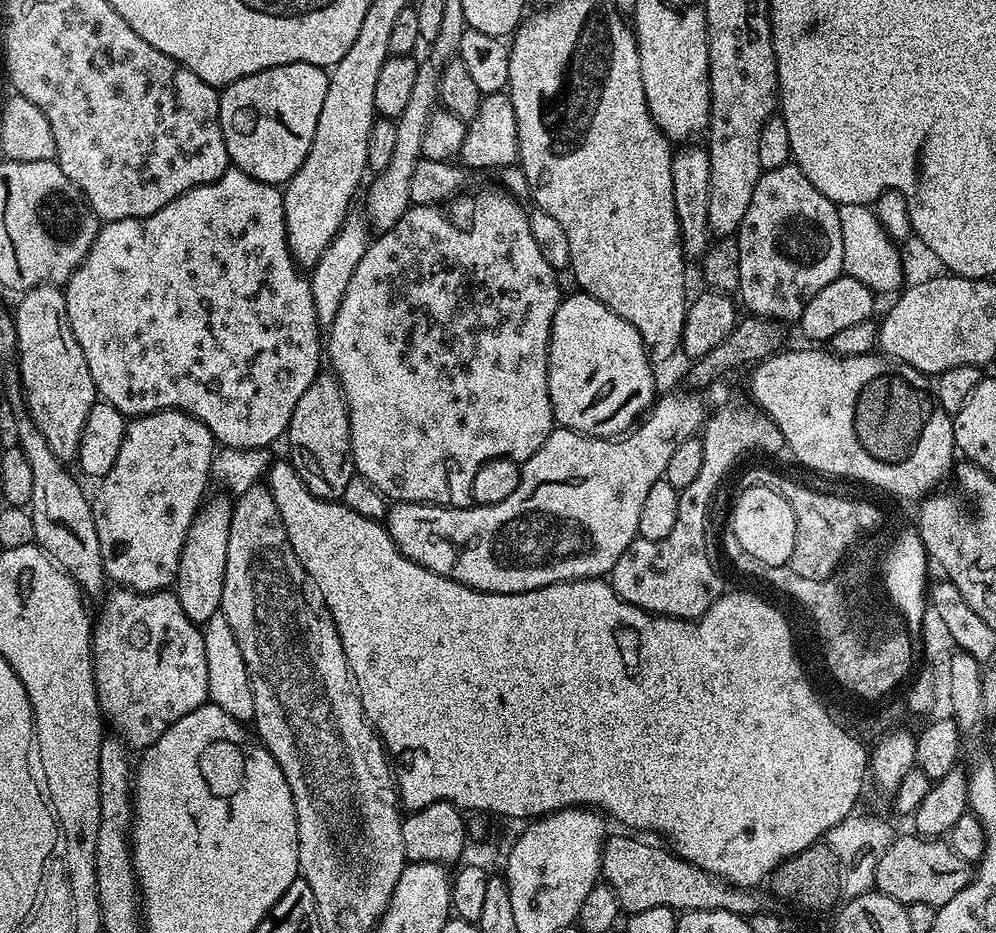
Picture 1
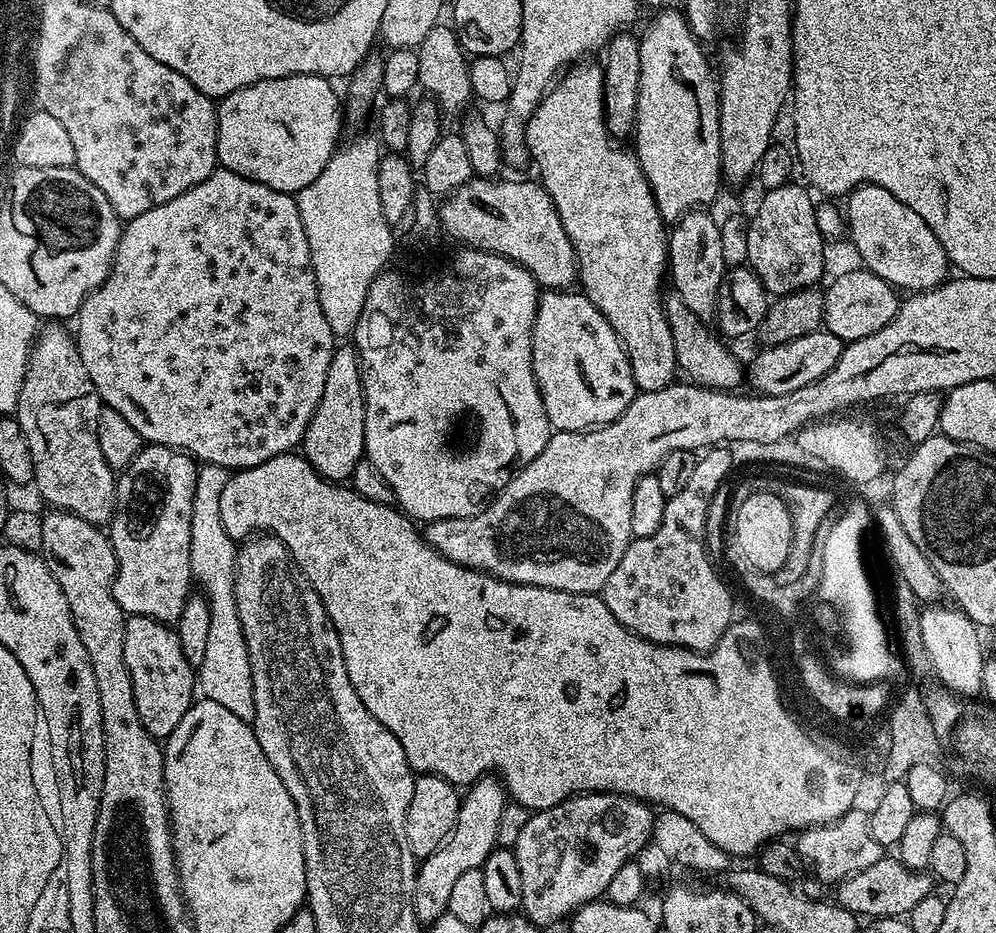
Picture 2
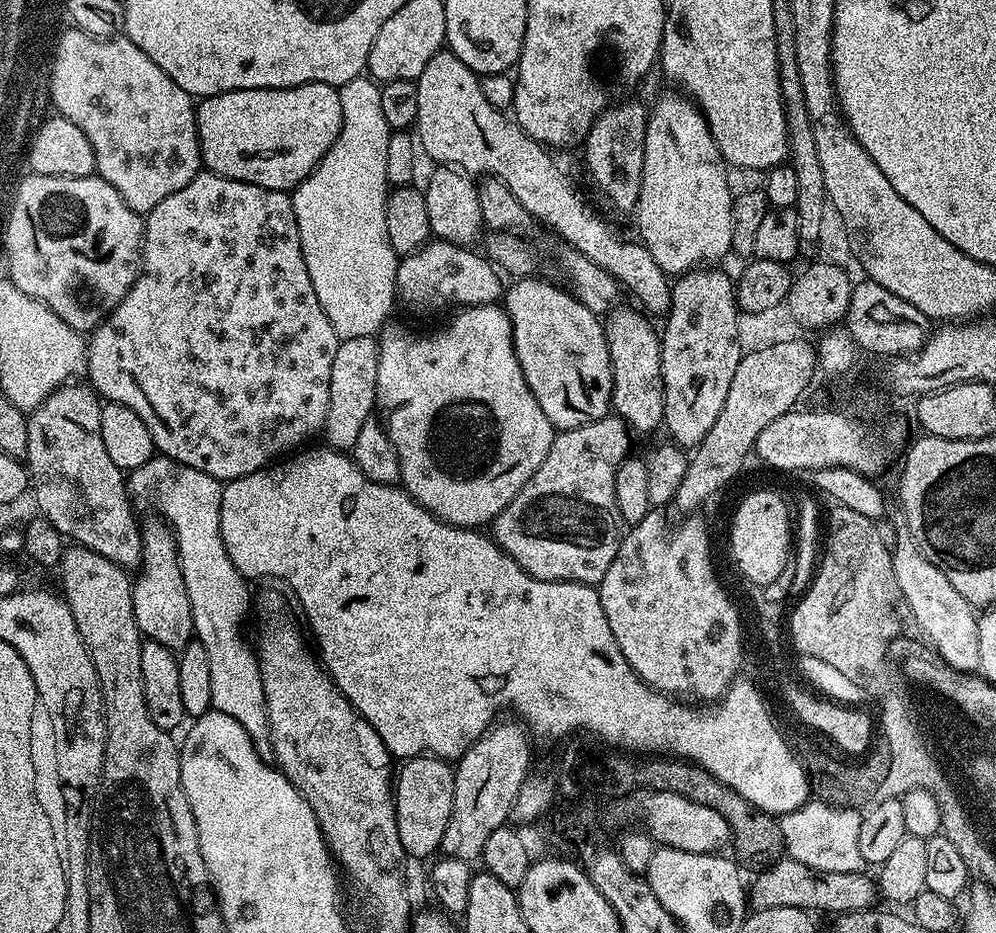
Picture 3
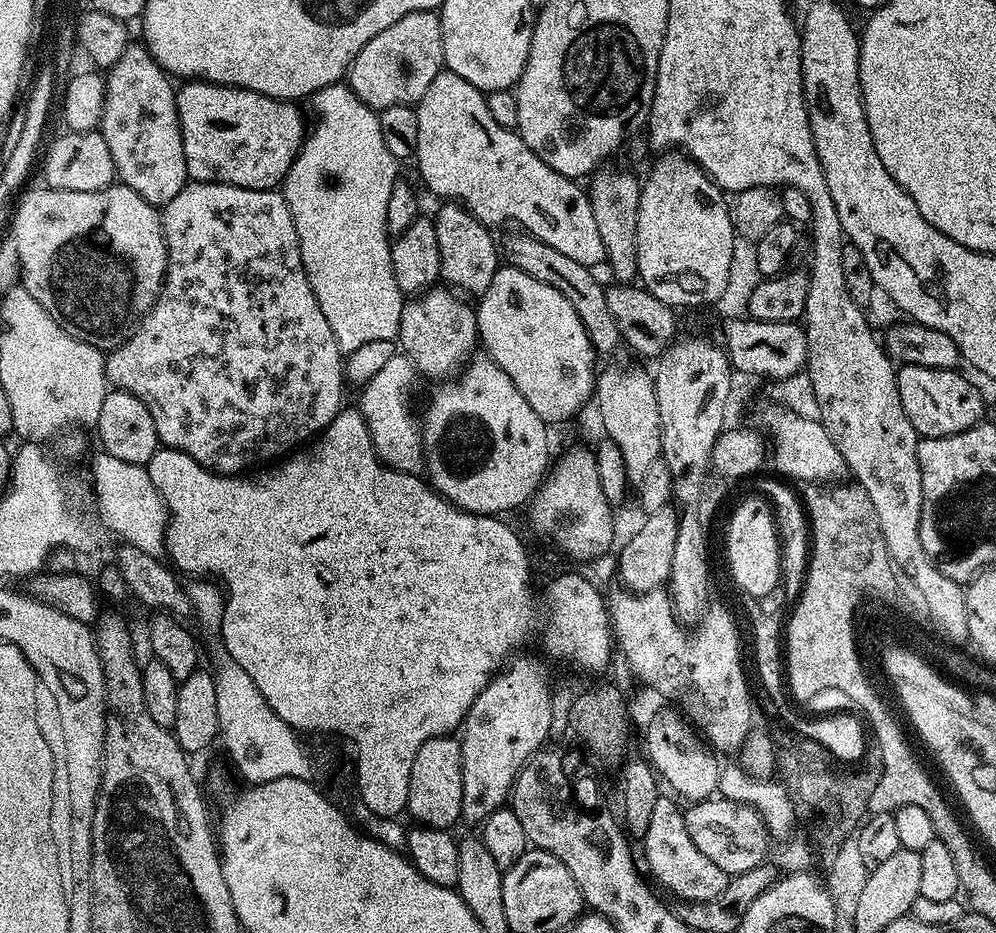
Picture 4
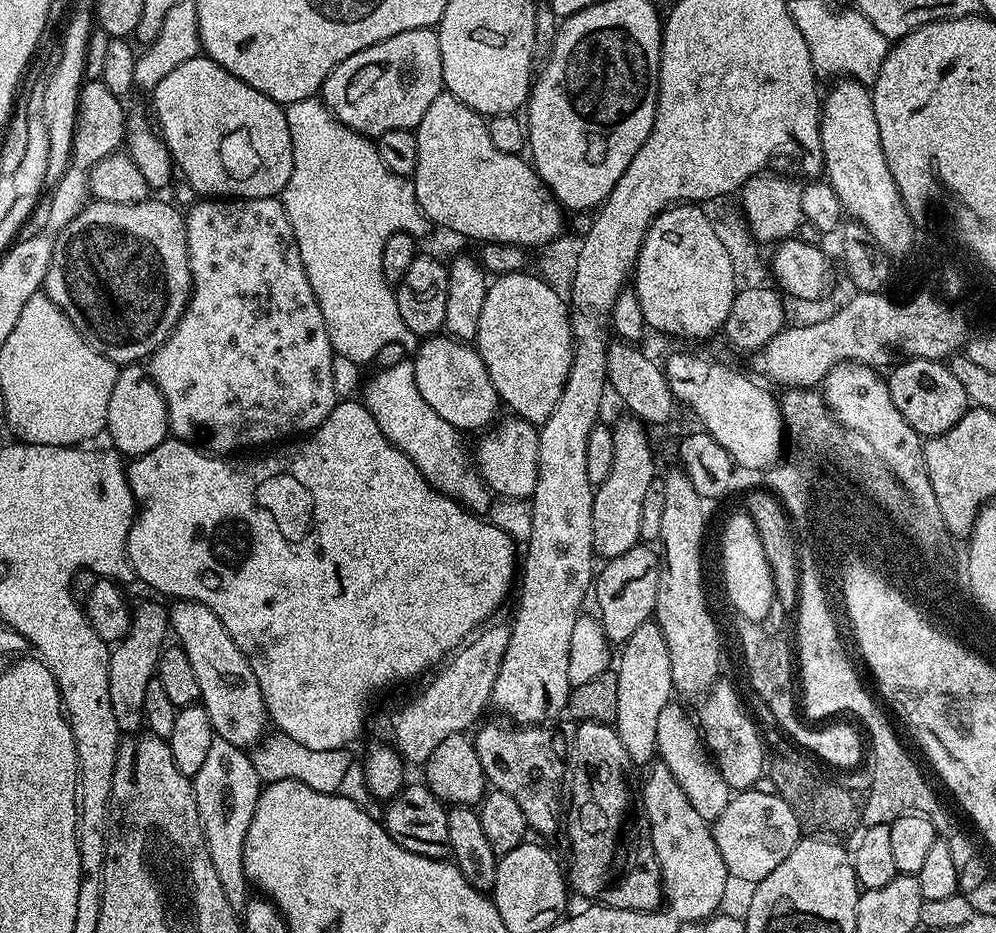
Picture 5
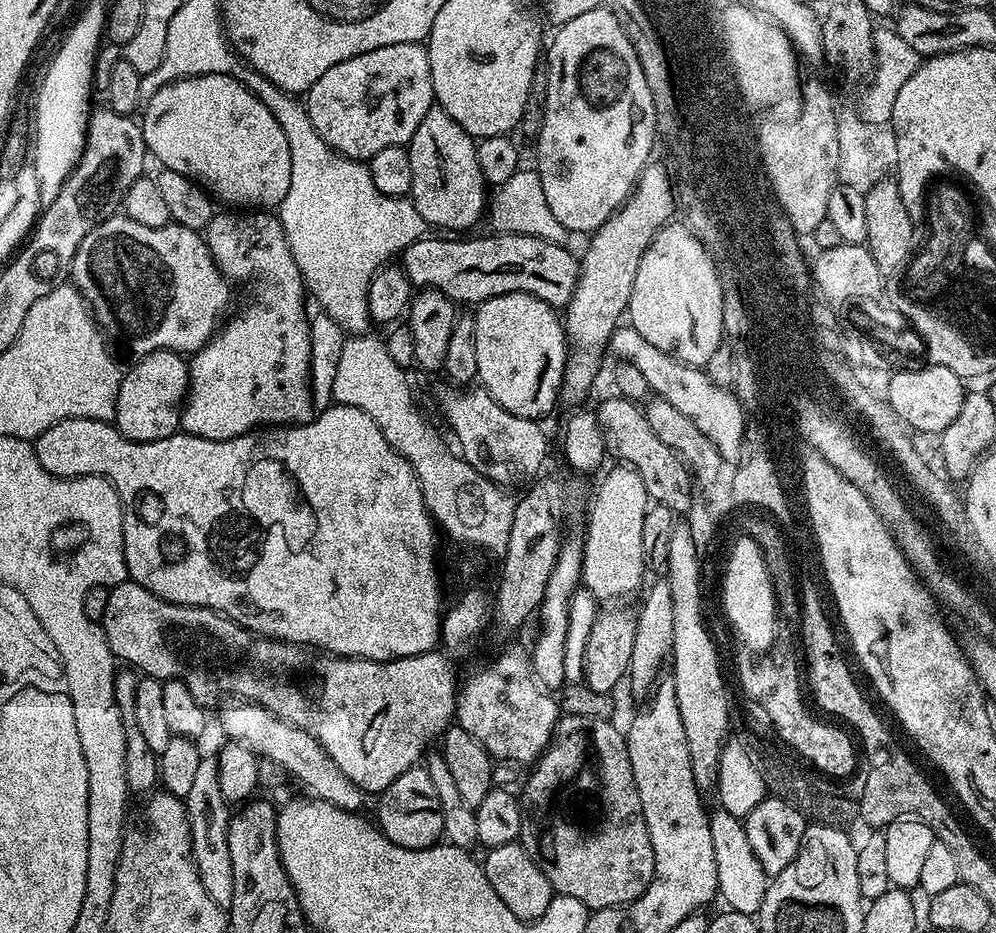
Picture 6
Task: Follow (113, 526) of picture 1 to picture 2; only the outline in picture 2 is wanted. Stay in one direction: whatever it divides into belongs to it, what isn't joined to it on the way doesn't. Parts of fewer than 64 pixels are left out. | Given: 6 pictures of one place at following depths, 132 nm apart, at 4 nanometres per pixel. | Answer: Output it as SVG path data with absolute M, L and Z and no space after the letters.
M148 444L117 475L116 514L107 525L116 555L114 602L128 616L145 616L175 625L194 588L190 530L196 493L197 461L164 444Z

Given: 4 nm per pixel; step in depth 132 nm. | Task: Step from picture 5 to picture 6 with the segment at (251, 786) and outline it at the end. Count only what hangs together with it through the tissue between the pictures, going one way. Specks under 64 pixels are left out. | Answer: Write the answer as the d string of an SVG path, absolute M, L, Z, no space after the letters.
M213 755L201 757L193 789L184 798L187 806L188 821L191 824L191 836L195 864L199 877L206 886L207 893L221 908L227 909L233 900L233 862L230 859L228 823L231 811L228 801L218 786L217 762Z

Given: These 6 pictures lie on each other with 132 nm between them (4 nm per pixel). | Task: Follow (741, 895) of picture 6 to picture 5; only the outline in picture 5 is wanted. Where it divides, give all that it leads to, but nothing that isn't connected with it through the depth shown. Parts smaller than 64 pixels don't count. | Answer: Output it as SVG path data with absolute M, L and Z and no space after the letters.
M677 702L668 703L659 713L656 751L670 774L674 774L682 794L690 798L690 806L694 806L694 810L698 810L704 820L711 822L718 819L722 810L726 810L730 789L704 746L697 721L693 717L691 720L687 710Z

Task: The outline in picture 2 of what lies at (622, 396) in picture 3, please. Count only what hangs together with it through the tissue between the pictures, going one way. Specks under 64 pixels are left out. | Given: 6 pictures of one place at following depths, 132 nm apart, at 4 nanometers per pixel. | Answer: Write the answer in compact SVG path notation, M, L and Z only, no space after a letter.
M577 62L571 65L559 77L555 87L544 95L542 102L536 107L534 114L524 126L524 147L531 163L532 160L536 163L536 168L540 171L540 176L538 176L539 183L543 185L545 191L548 192L553 200L553 204L557 208L558 217L561 218L561 224L565 227L566 235L570 238L570 242L573 243L578 269L578 284L582 289L583 295L587 296L589 302L606 318L606 322L610 322L614 334L622 342L632 367L637 389L642 392L653 392L654 390L662 390L668 384L673 383L678 376L678 365L674 354L674 337L670 335L670 322L666 322L662 299L662 289L665 287L663 284L666 284L666 269L668 267L668 232L666 231L666 222L660 217L660 211L654 202L654 194L652 193L650 182L646 178L639 160L636 159L635 151L628 149L627 152L626 149L619 148L618 145L620 144L617 143L612 133L608 130L604 114L604 69L599 63L598 65L588 63L592 62Z

